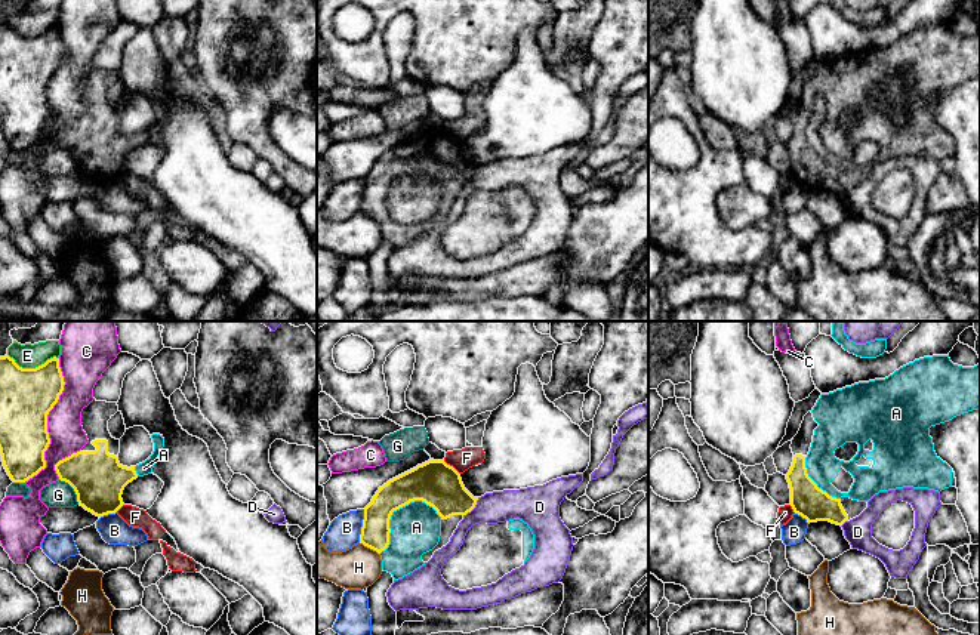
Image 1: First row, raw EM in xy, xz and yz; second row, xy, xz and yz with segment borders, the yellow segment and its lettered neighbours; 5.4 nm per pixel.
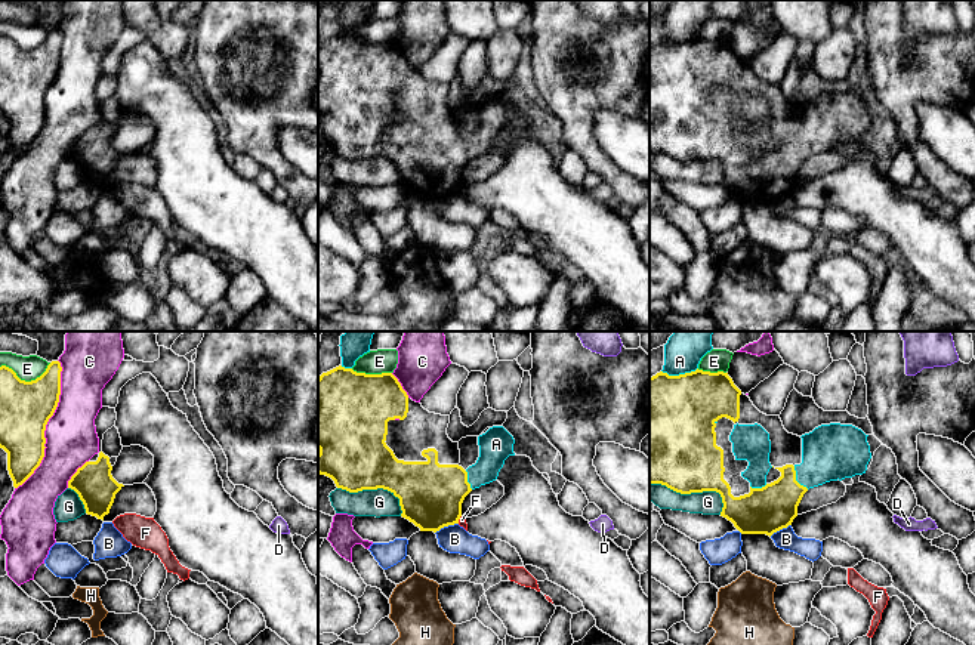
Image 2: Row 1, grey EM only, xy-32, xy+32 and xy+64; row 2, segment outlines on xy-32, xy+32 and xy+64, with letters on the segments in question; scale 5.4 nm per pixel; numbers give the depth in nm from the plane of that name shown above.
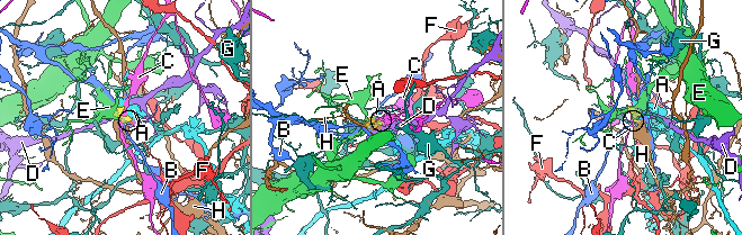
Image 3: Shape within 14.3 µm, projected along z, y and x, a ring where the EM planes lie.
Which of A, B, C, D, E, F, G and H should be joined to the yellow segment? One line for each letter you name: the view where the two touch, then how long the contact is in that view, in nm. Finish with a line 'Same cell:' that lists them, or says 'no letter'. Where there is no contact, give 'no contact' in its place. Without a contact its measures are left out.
A: contact in xz; length 400 nm
Same cell: A

